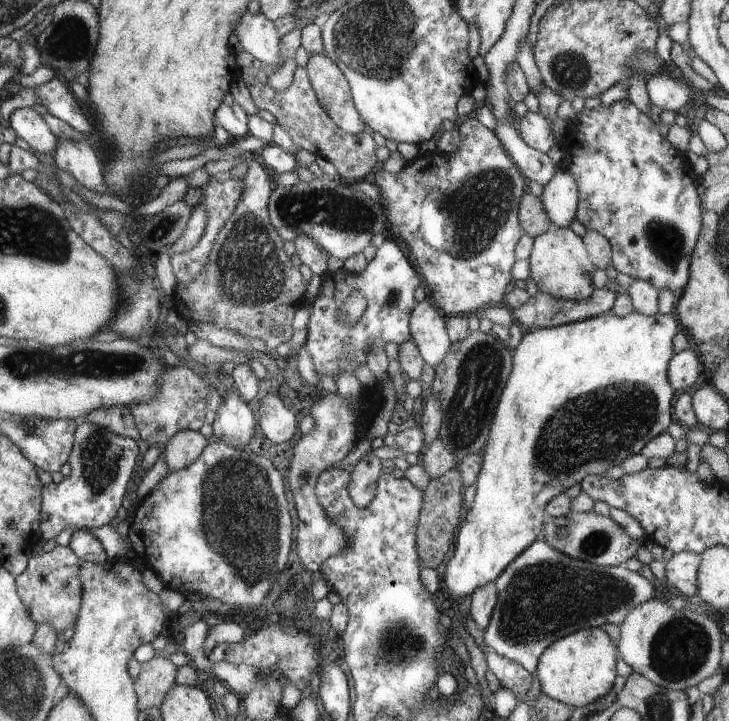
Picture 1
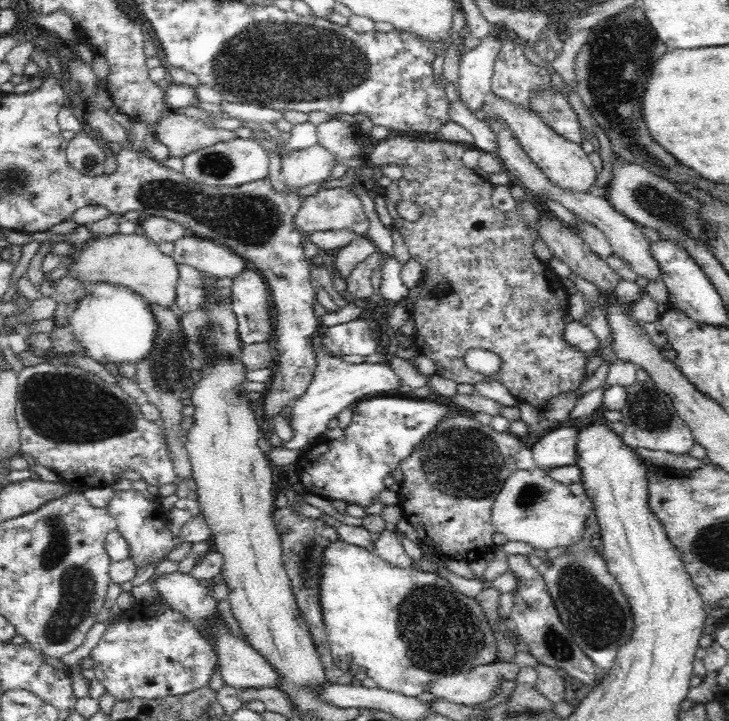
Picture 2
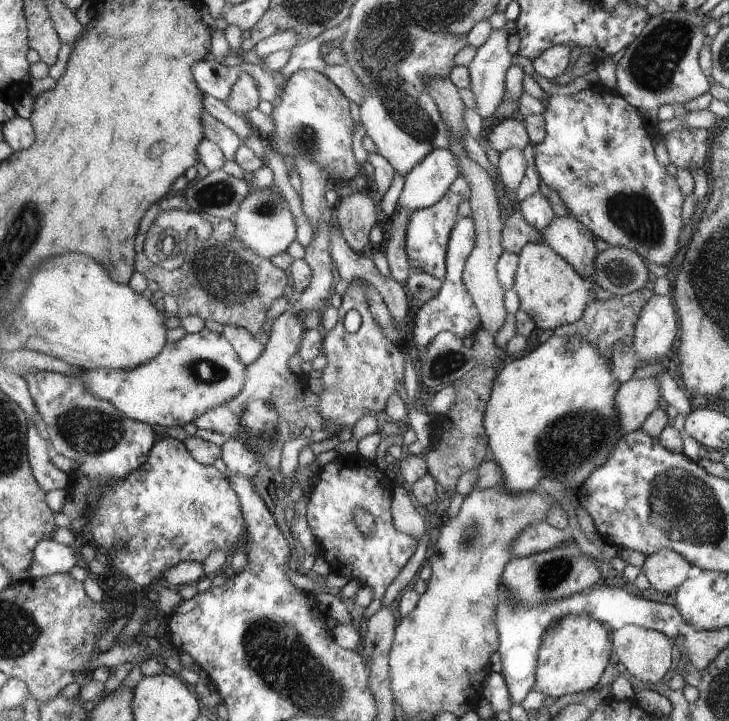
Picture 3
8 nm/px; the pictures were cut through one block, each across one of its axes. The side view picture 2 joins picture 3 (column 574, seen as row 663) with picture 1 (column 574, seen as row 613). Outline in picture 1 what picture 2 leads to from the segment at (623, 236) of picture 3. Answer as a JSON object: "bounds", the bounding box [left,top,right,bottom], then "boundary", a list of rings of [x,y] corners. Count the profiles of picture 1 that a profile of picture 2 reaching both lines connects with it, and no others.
{"bounds":[559,99,703,295],"boundary":[[[628,99],[614,102],[611,106],[603,106],[588,110],[582,110],[578,113],[577,119],[574,122],[570,122],[567,128],[567,134],[559,142],[559,146],[564,152],[564,157],[560,163],[560,169],[570,172],[574,181],[579,189],[580,203],[577,207],[576,217],[587,230],[598,232],[602,237],[605,237],[610,242],[612,248],[611,265],[619,272],[628,274],[632,279],[643,279],[650,282],[656,289],[667,289],[674,292],[677,295],[683,293],[687,289],[688,282],[691,281],[690,276],[690,254],[693,254],[693,250],[698,242],[698,232],[700,231],[700,224],[703,224],[703,214],[700,214],[700,202],[701,198],[698,198],[699,192],[696,192],[696,186],[694,186],[694,180],[692,176],[688,174],[688,166],[684,162],[685,156],[682,156],[684,152],[673,148],[664,136],[658,132],[656,124],[646,116],[642,114],[632,102]]]}

